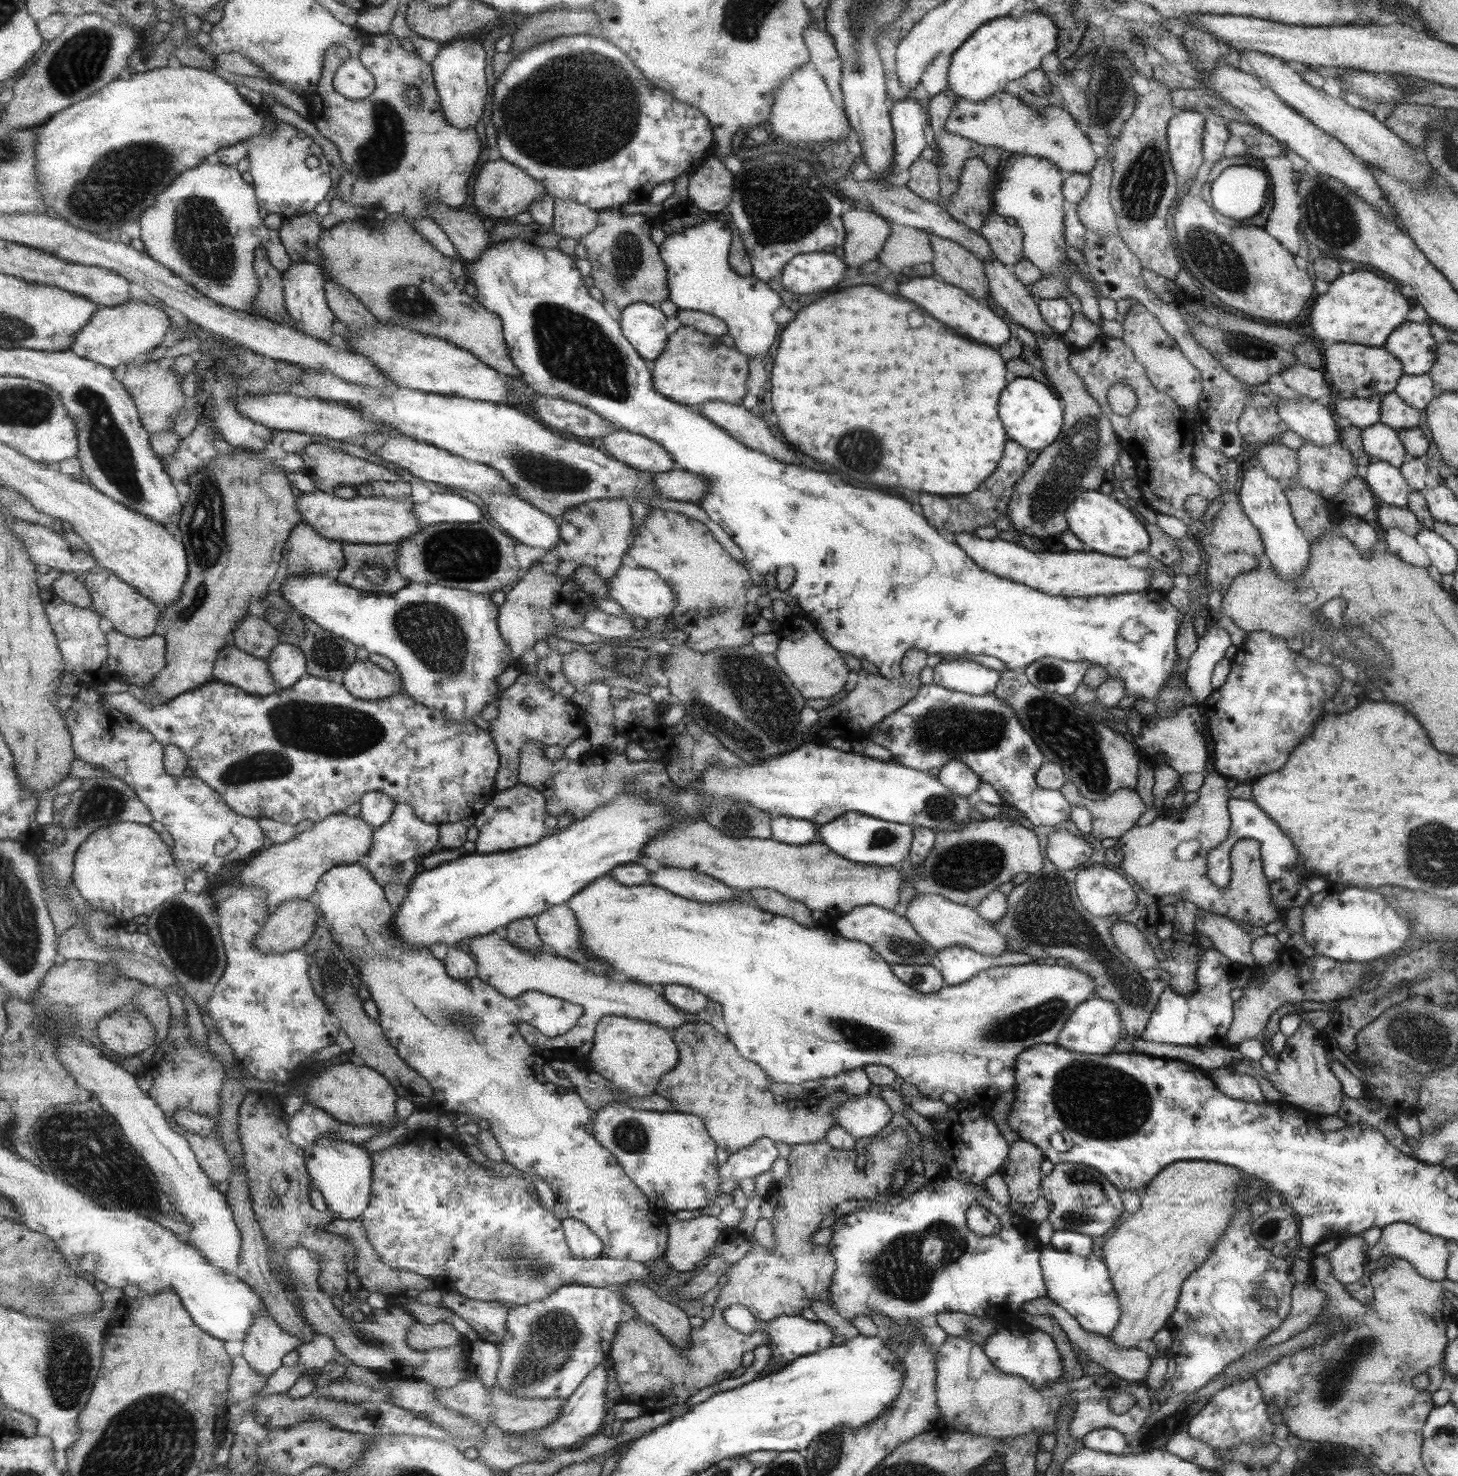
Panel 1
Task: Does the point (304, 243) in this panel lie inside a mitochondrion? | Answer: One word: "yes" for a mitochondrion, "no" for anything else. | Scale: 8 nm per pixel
yes

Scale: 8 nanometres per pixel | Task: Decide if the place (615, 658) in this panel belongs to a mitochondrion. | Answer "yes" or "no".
yes

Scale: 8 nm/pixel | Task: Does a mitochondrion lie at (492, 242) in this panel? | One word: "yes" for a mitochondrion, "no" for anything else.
no

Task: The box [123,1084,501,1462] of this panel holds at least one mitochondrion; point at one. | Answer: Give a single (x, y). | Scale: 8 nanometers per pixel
(380, 1342)

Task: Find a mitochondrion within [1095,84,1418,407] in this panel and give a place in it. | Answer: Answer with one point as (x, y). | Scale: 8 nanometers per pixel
(1143, 185)

